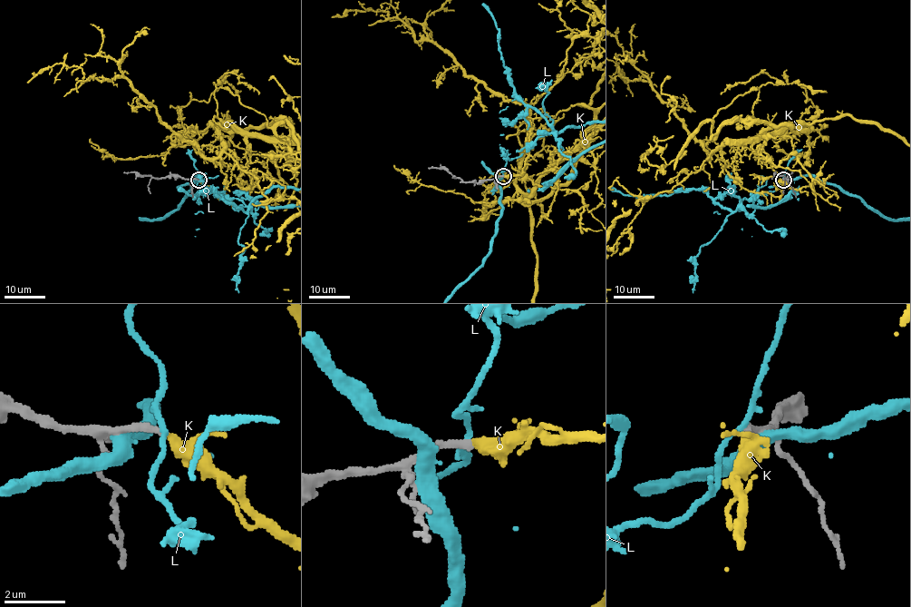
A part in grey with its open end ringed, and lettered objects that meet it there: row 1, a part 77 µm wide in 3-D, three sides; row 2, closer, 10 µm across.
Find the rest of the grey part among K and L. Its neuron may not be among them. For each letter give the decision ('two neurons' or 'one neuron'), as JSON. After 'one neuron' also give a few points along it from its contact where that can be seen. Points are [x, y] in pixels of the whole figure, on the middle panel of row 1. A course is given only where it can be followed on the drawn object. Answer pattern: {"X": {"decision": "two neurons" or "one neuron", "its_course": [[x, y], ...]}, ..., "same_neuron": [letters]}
{"K": {"decision": "one neuron"}, "L": {"decision": "two neurons"}, "same_neuron": ["K"]}

